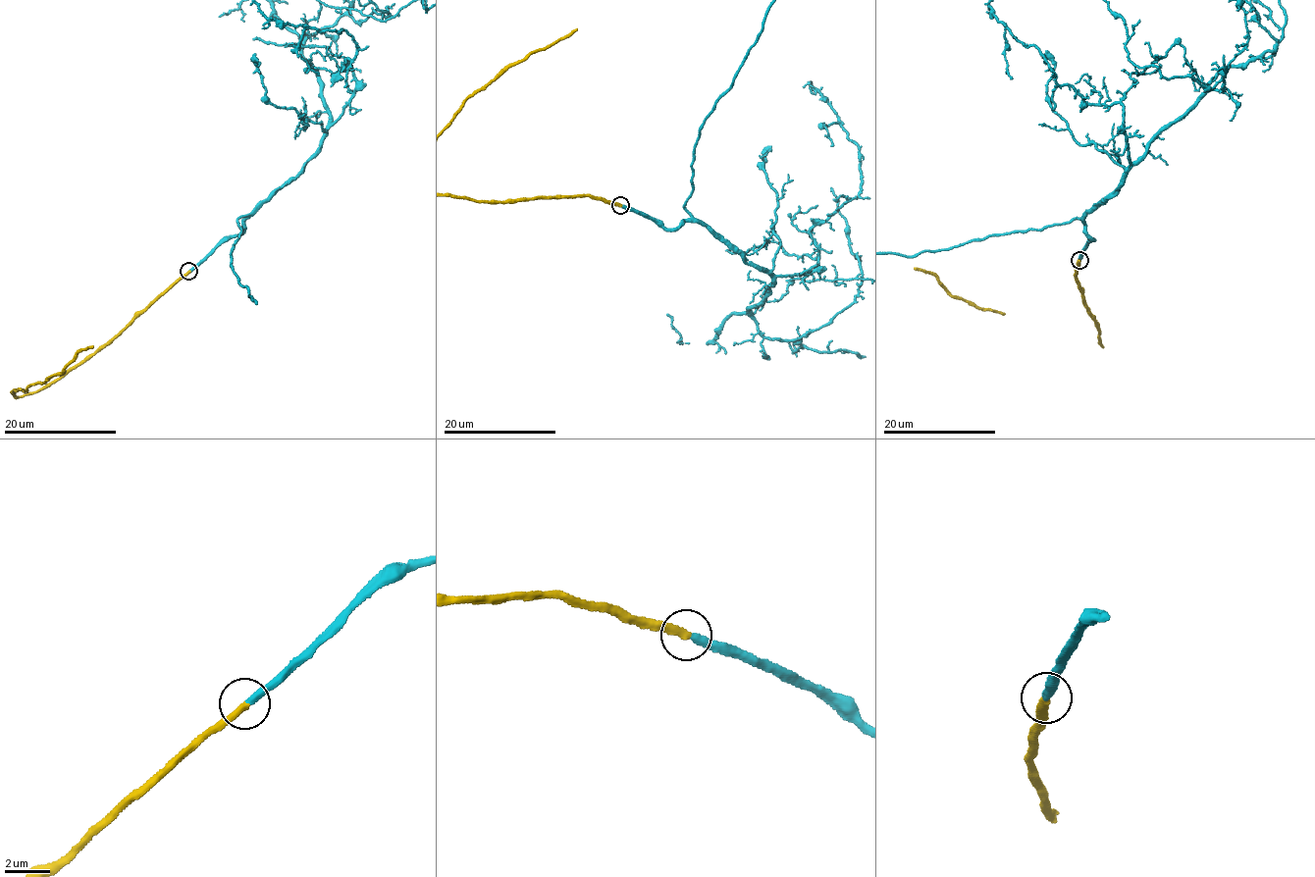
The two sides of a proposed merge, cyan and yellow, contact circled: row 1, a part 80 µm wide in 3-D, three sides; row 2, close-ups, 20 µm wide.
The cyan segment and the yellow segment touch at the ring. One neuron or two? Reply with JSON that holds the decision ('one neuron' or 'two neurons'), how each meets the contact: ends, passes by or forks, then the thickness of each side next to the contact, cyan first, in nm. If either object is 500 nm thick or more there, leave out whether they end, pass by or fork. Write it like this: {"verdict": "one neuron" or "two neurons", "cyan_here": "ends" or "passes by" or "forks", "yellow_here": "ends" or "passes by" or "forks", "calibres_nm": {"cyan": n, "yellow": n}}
{"verdict": "one neuron", "cyan_here": "ends", "yellow_here": "ends", "calibres_nm": {"cyan": 320, "yellow": 360}}

